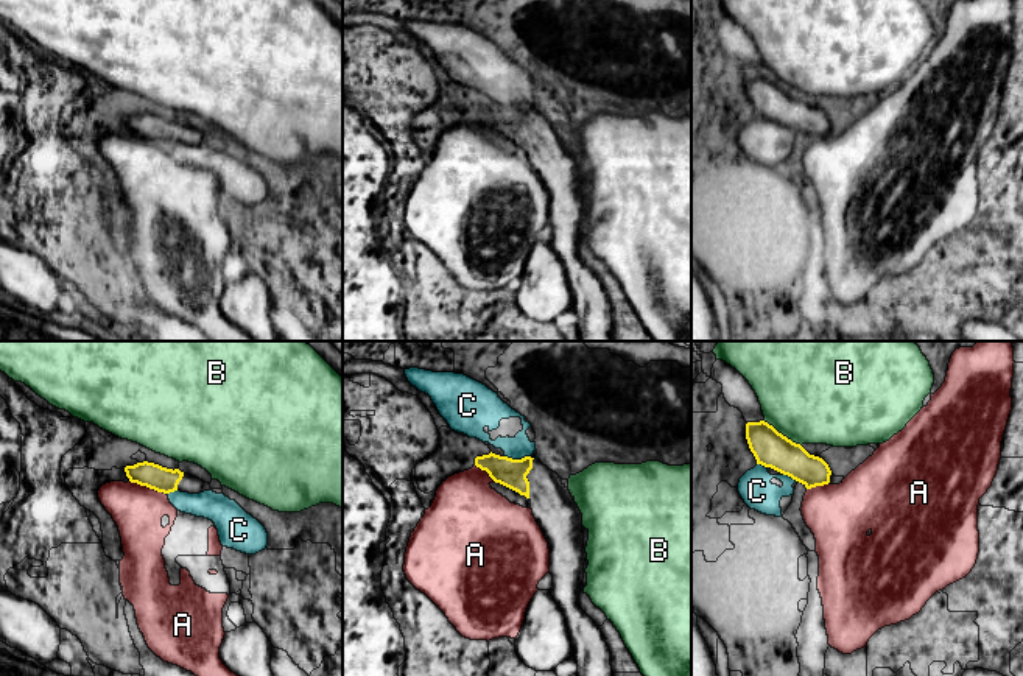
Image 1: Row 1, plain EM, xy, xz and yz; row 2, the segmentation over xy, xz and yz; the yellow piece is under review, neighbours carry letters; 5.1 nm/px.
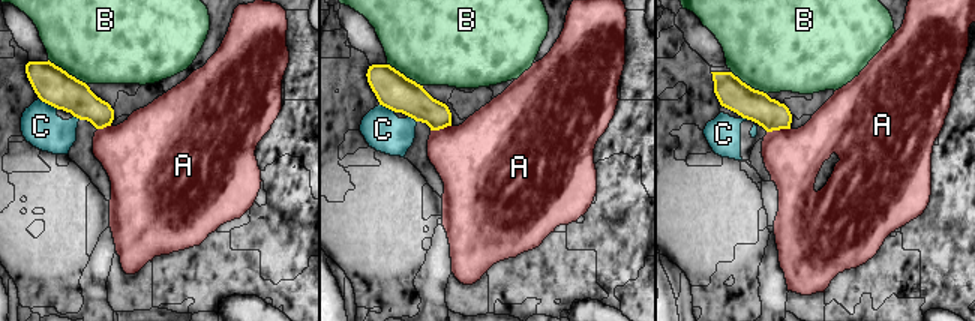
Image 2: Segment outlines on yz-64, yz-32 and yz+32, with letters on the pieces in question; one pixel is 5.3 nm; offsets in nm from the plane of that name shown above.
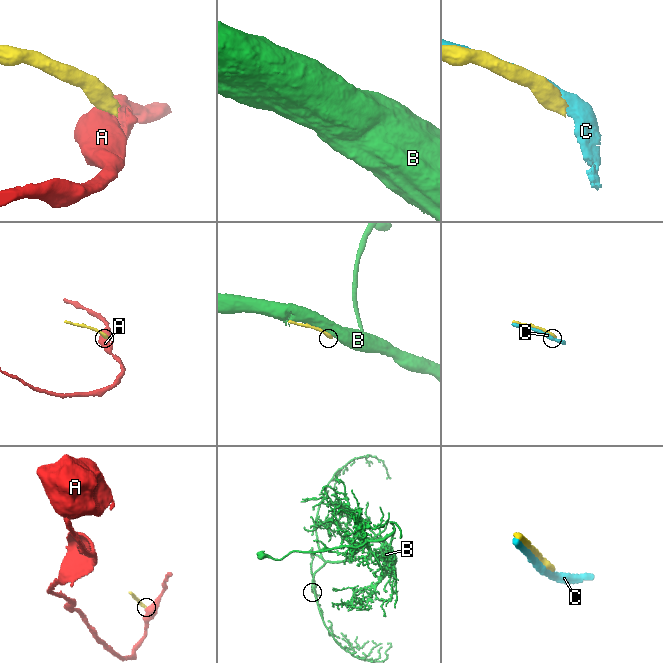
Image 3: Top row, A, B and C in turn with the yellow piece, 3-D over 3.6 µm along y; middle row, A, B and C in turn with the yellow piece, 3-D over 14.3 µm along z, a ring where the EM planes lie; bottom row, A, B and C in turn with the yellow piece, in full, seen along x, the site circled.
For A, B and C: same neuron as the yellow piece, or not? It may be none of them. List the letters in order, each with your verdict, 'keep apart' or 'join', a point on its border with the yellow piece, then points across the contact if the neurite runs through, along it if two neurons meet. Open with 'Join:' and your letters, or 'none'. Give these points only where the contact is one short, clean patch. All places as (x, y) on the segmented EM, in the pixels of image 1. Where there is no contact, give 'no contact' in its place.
Join: none
A: keep apart; contact xy (148, 486); border xy (130, 480), (165, 494)
B: keep apart; contact yz (780, 433)
C: keep apart; contact xz (517, 460)

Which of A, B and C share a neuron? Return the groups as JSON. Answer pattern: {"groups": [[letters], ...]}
{"groups": [["A"], ["B"], ["C"]]}

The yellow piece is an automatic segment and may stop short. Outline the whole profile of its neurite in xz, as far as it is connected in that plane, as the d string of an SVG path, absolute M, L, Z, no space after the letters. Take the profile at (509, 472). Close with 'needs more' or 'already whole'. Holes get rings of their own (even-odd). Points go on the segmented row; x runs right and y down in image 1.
M495 453L475 458L475 466L486 470L489 477L520 495L531 500L533 516L540 526L550 548L550 573L553 587L550 590L554 601L565 615L565 623L571 639L571 656L578 662L578 676L613 676L610 651L599 626L581 609L578 598L584 589L584 548L582 514L575 503L568 488L559 475L540 463L539 458L525 456L512 459Z; needs more

